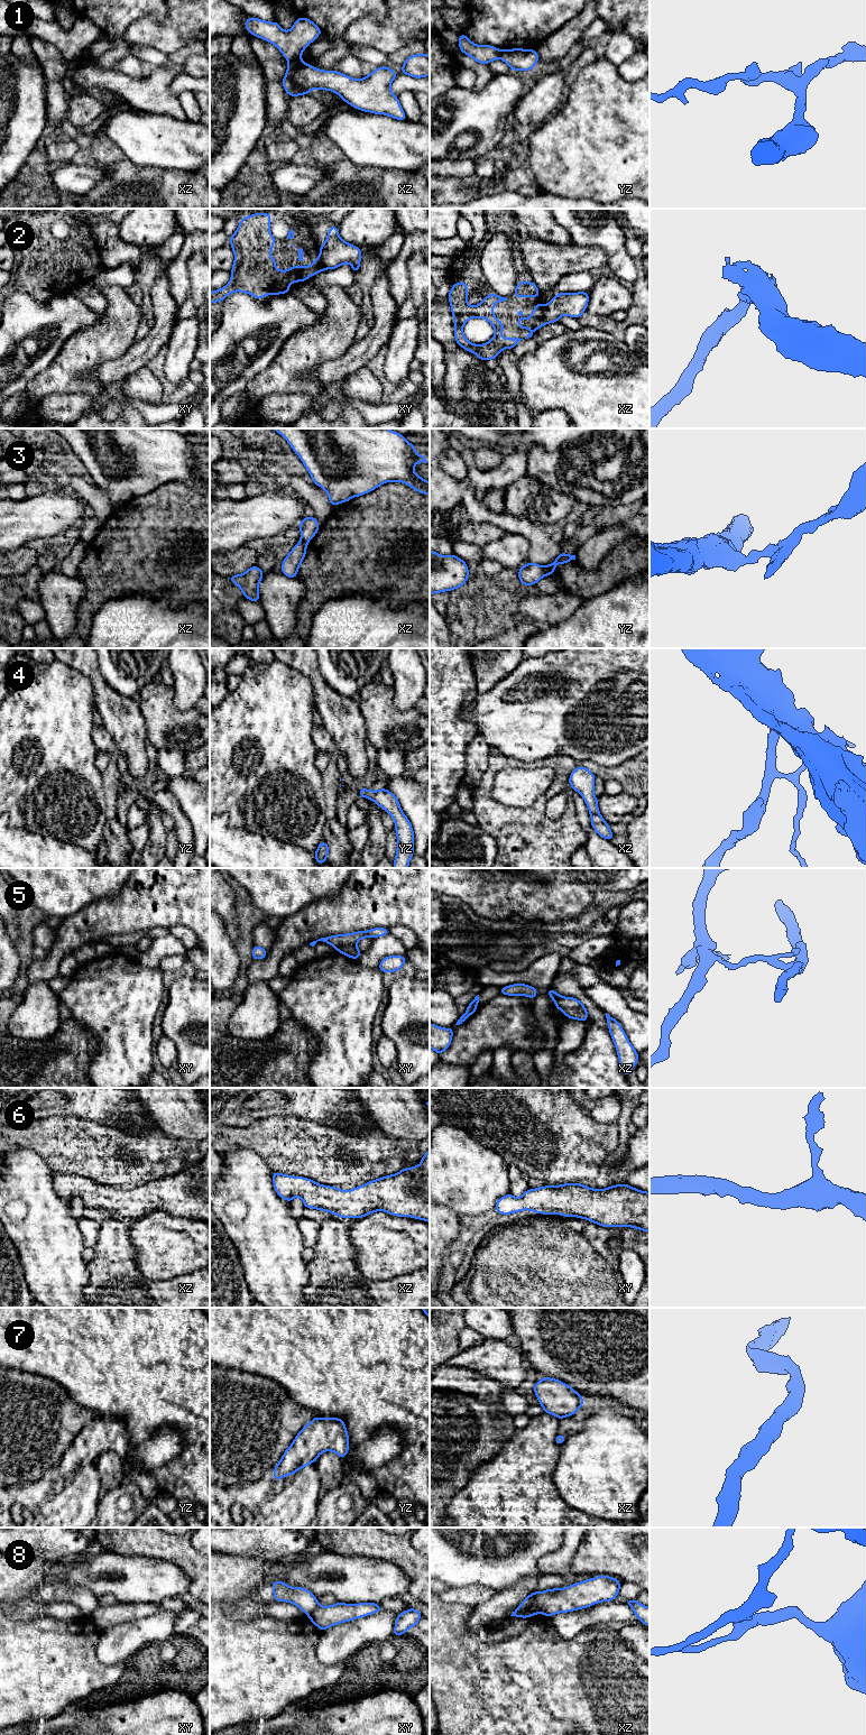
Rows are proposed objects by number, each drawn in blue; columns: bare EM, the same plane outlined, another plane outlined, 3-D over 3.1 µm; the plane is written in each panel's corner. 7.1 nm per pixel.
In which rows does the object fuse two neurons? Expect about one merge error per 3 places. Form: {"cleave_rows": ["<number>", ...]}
{"cleave_rows": ["1", "2", "3", "5", "8"]}

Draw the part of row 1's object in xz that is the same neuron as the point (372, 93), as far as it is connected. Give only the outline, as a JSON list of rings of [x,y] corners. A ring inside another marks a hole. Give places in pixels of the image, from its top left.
[[[295,59],[288,62],[282,83],[289,96],[310,94],[313,89],[326,90],[337,93],[354,109],[407,120],[397,95],[390,91],[390,83],[397,76],[389,66],[383,66],[356,80],[338,71],[322,71]]]

